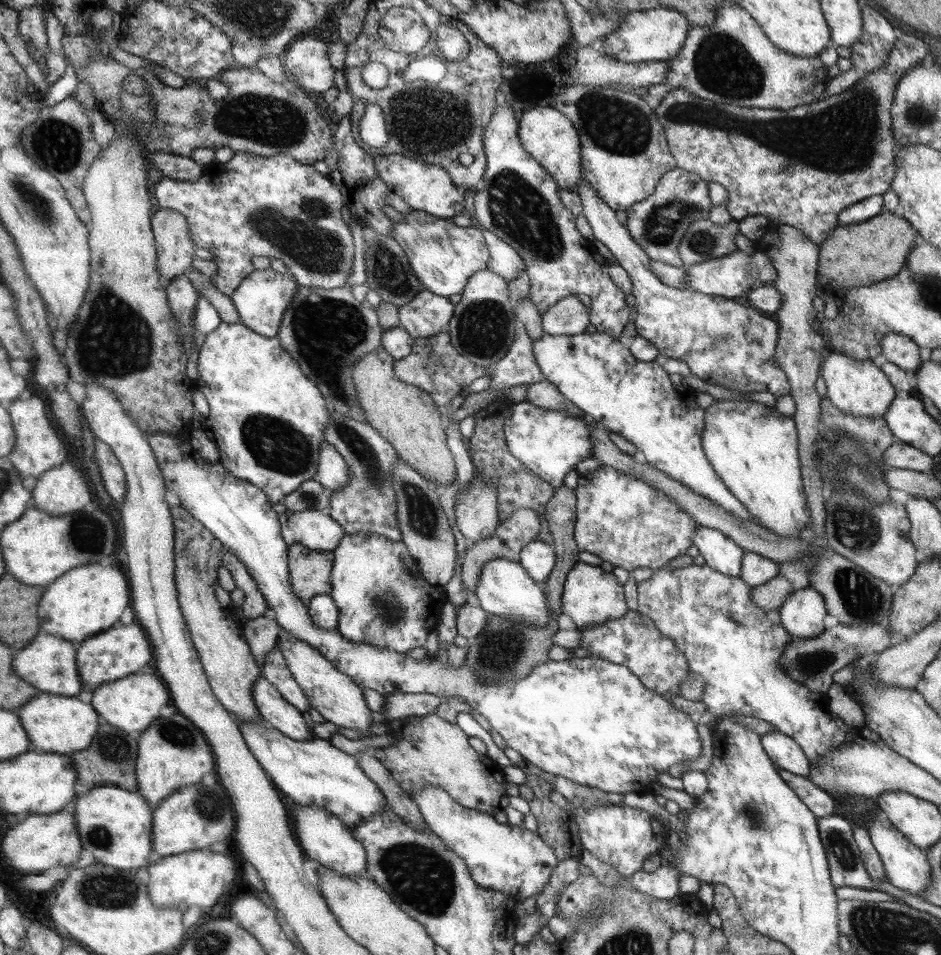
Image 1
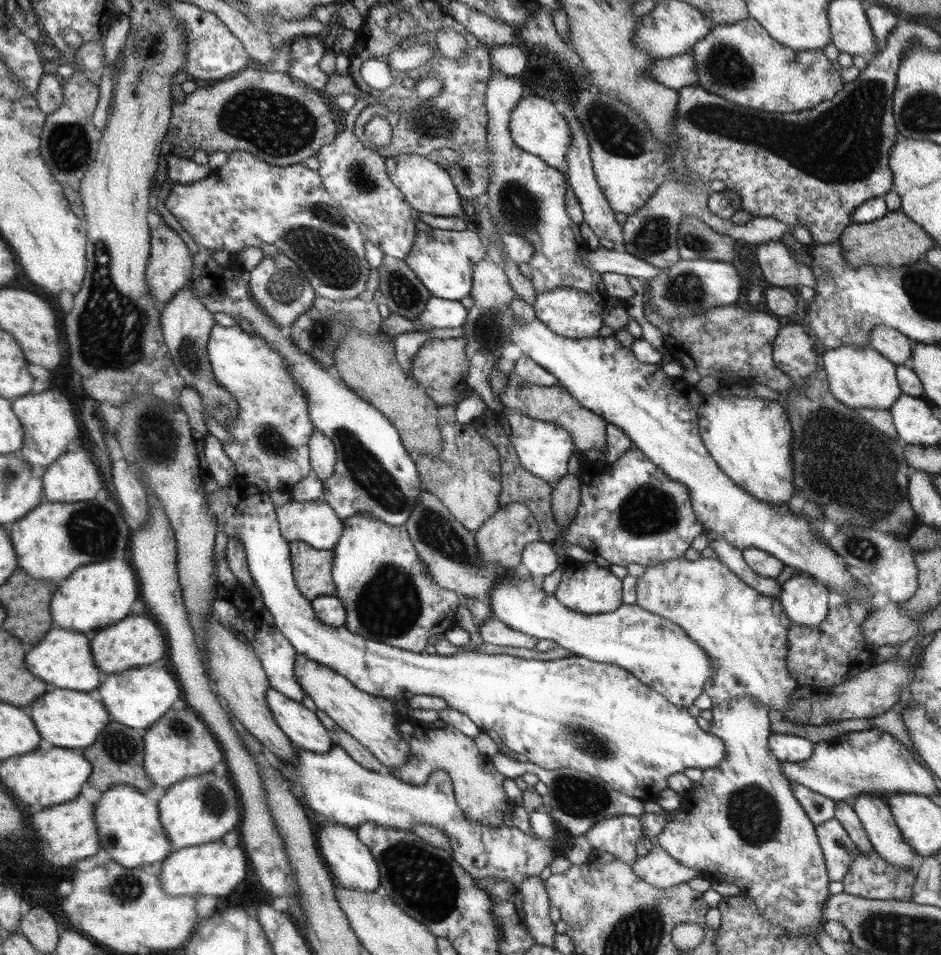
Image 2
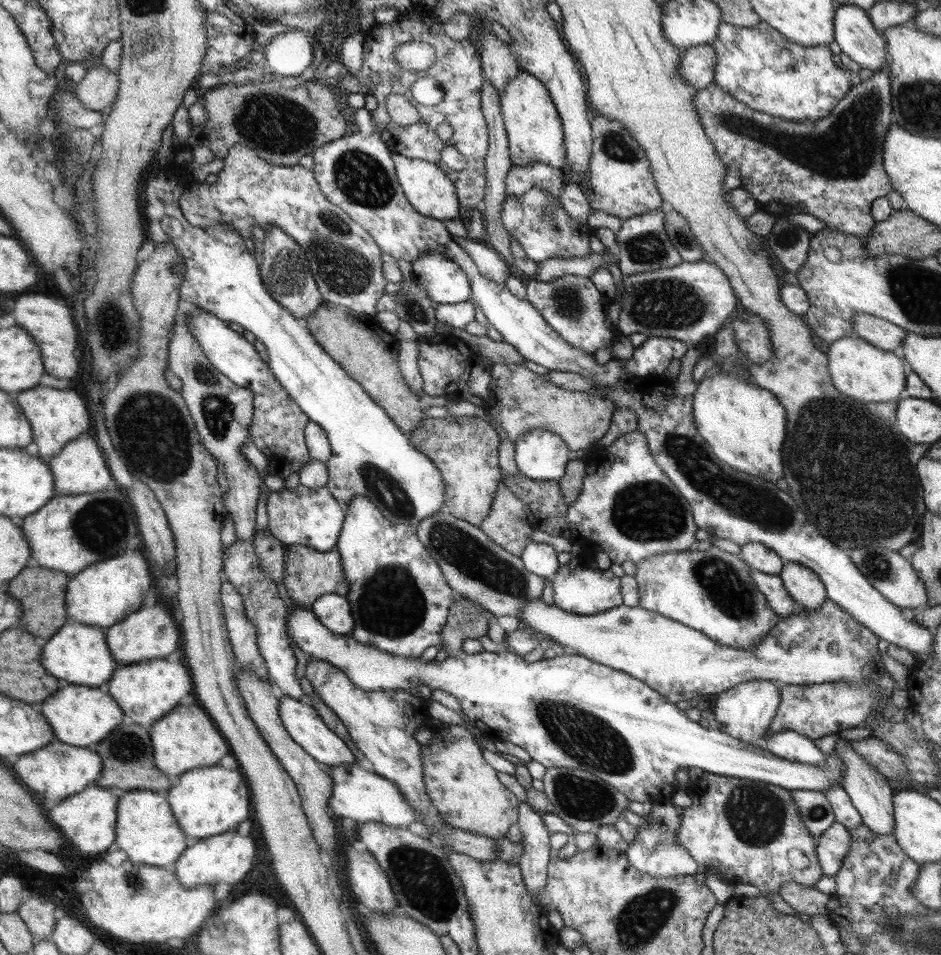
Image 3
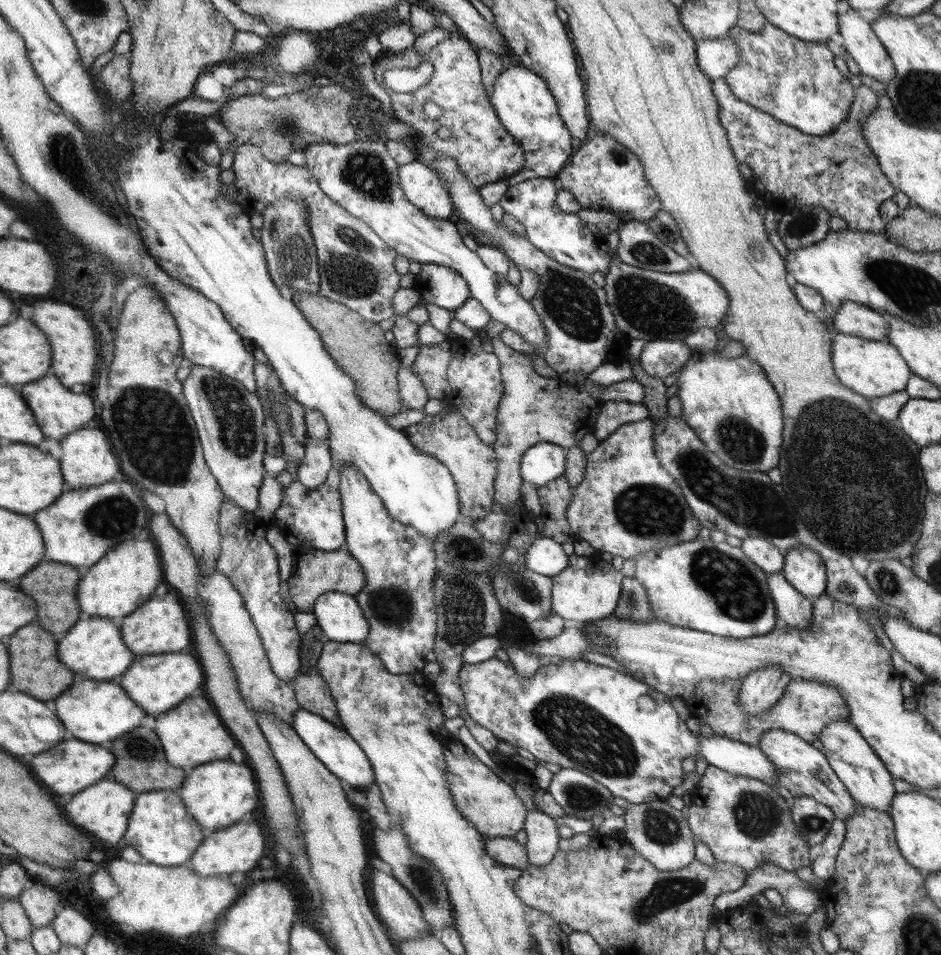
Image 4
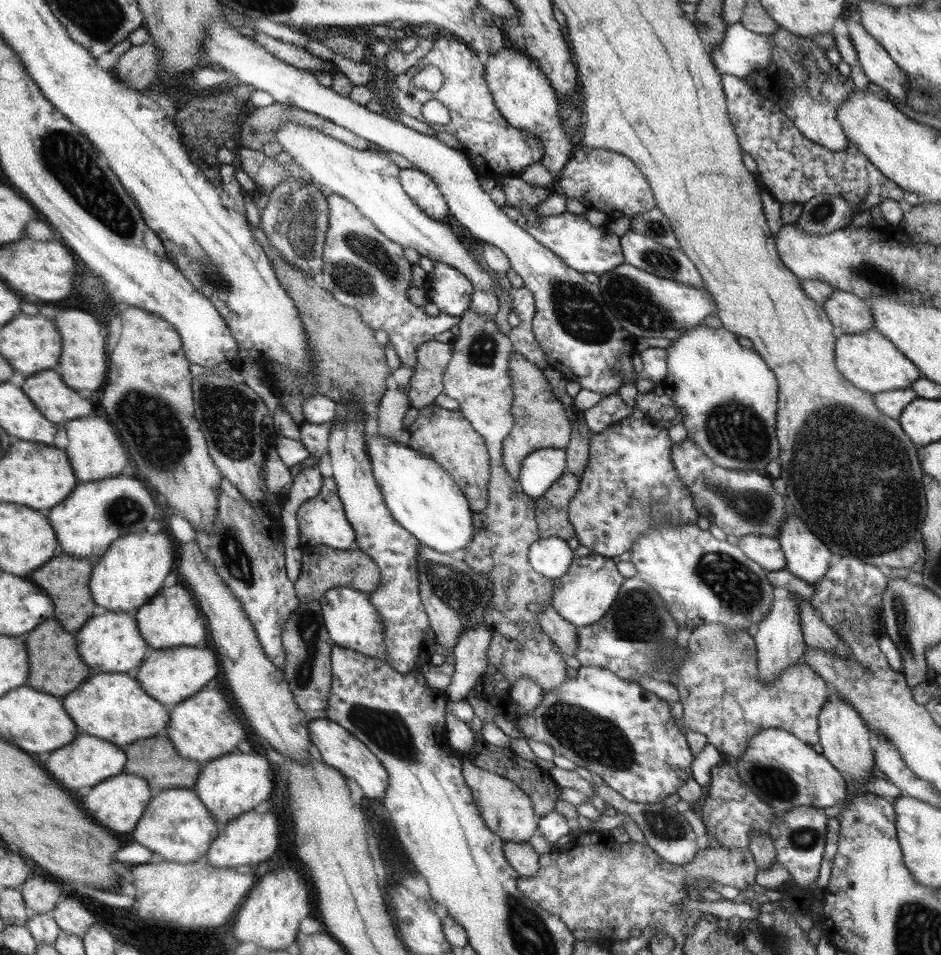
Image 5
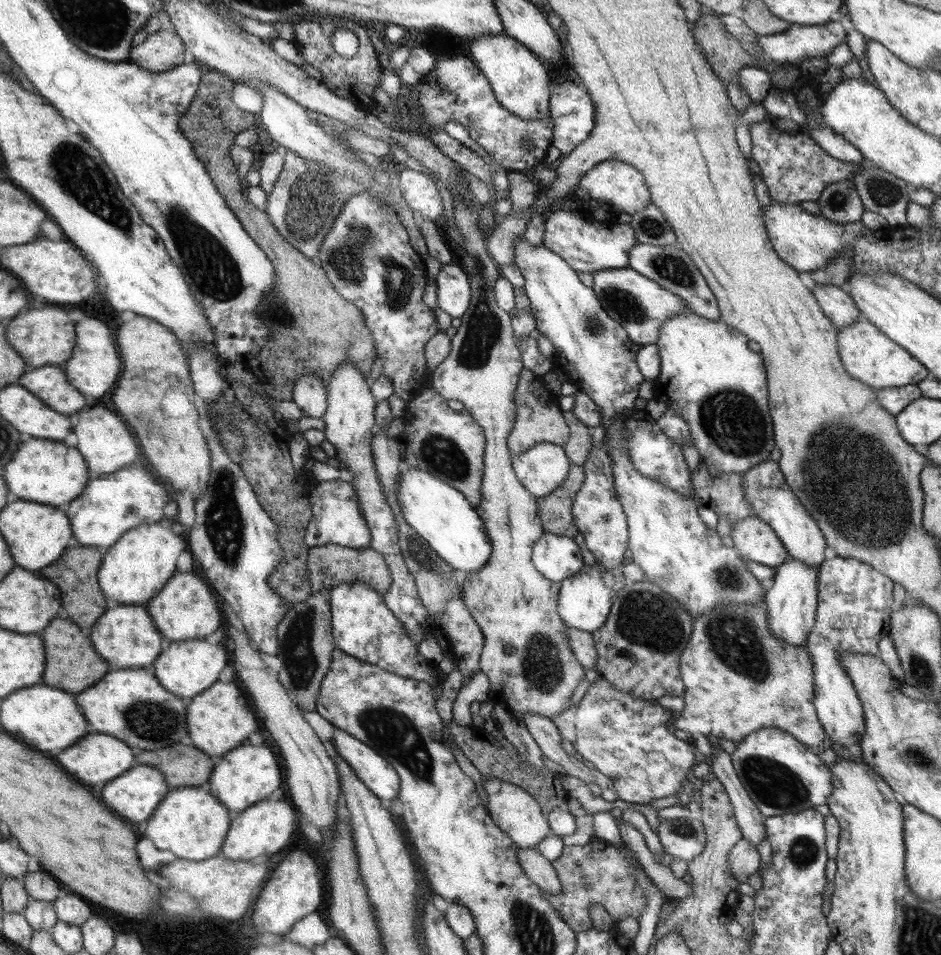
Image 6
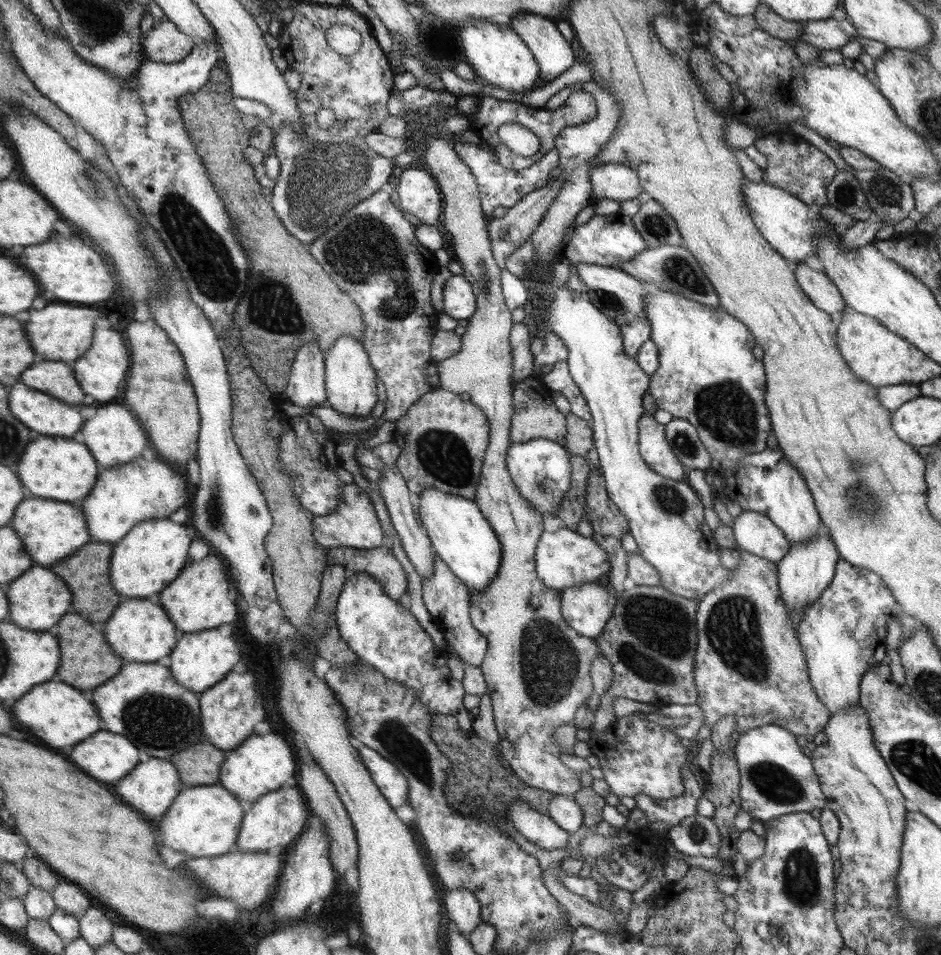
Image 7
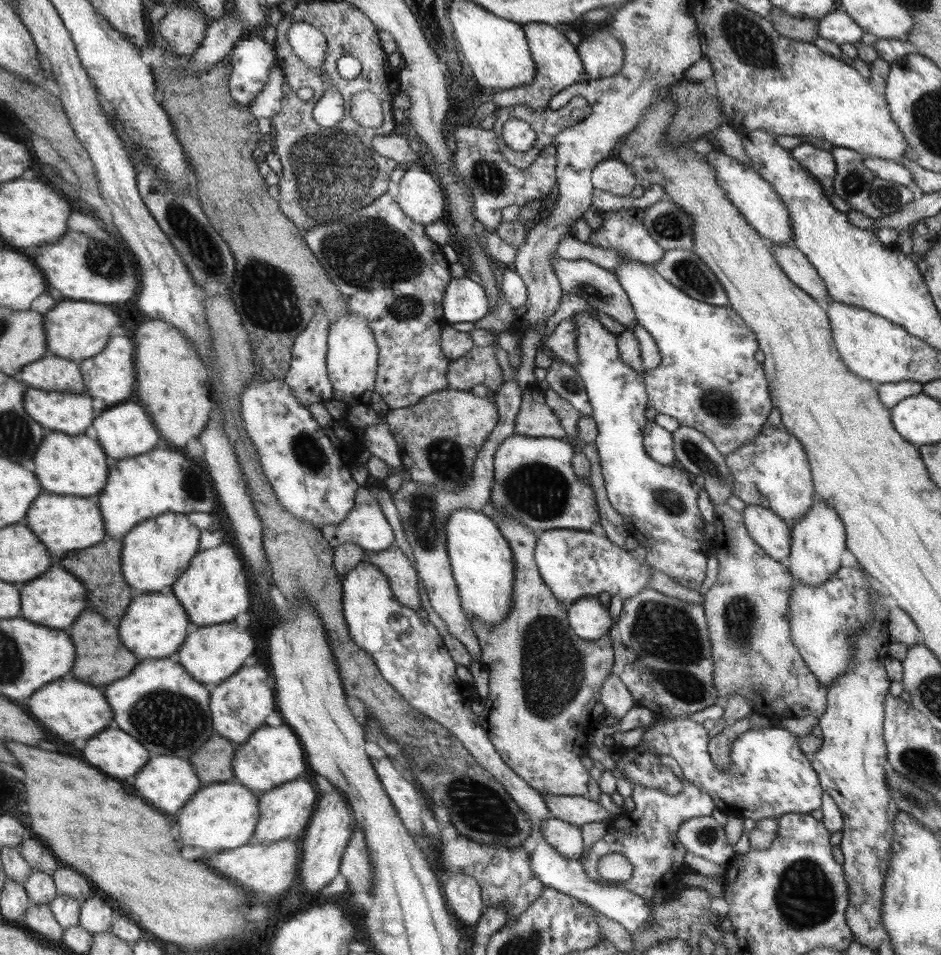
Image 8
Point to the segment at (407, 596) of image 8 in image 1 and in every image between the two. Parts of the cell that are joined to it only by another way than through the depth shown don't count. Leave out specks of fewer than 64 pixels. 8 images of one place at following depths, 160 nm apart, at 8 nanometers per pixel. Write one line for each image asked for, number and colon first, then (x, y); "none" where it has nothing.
1: (310, 570)
2: (312, 568)
3: (310, 574)
4: (315, 572)
5: (322, 568)
6: (330, 565)
7: (380, 563)

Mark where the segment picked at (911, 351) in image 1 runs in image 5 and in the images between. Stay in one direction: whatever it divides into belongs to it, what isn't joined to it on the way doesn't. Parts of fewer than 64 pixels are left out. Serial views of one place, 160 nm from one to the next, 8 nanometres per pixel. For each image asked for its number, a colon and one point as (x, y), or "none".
2: (896, 347)
3: (884, 335)
4: (852, 318)
5: (849, 314)

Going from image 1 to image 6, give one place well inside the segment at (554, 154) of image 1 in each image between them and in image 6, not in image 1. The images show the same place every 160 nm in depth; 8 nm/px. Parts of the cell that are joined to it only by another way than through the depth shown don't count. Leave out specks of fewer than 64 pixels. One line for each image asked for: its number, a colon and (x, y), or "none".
2: (536, 126)
3: (534, 129)
4: (524, 103)
5: (525, 96)
6: (517, 75)

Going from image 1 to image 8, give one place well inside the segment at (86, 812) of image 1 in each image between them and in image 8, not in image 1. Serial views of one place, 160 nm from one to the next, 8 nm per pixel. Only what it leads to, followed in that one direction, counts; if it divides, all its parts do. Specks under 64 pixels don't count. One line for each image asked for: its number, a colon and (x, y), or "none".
2: (130, 828)
3: (147, 830)
4: (161, 828)
5: (176, 824)
6: (190, 821)
7: (204, 821)
8: (222, 816)

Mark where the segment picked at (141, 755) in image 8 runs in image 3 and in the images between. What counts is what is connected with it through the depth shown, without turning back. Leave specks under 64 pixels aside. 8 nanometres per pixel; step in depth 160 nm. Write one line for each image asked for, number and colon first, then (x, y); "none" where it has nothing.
3: (49, 775)
4: (80, 764)
5: (88, 761)
6: (100, 758)
7: (109, 756)

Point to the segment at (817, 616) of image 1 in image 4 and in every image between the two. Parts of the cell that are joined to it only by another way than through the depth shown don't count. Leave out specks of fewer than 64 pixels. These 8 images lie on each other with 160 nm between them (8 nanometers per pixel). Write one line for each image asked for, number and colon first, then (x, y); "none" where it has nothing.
2: (804, 599)
3: (809, 593)
4: (803, 569)

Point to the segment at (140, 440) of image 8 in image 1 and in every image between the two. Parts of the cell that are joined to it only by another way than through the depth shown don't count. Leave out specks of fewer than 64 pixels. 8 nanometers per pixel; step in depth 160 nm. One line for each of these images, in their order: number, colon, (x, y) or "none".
1: (62, 490)
2: (74, 477)
3: (79, 469)
4: (88, 459)
5: (96, 451)
6: (107, 444)
7: (115, 436)

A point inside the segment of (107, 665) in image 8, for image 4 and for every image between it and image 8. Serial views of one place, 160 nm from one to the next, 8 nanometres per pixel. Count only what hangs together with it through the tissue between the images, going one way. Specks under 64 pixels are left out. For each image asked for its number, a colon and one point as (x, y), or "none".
4: (37, 670)
5: (57, 667)
6: (73, 664)
7: (88, 661)

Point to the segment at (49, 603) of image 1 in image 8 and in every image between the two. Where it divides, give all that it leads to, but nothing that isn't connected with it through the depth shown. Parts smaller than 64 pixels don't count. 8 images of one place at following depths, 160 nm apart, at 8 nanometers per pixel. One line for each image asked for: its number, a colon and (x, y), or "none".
2: (95, 596)
3: (105, 593)
4: (118, 585)
5: (128, 576)
6: (134, 571)
7: (149, 558)
8: (156, 554)

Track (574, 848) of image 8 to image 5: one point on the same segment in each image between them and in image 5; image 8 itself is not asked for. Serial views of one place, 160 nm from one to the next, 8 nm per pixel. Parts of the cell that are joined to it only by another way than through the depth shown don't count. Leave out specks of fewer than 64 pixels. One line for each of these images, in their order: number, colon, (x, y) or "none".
5: (508, 810)
6: (517, 812)
7: (541, 829)

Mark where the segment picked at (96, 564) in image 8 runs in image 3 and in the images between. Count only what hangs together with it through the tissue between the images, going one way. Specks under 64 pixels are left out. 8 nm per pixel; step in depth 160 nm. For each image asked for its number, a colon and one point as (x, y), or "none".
3: (42, 592)
4: (54, 585)
5: (66, 579)
6: (76, 573)
7: (87, 572)

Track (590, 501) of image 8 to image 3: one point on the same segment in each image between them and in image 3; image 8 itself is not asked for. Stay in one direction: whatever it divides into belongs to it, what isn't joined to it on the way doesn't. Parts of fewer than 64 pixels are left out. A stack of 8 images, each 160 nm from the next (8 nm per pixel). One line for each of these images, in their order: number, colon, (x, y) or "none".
3: (540, 454)
4: (544, 462)
5: (542, 468)
6: (542, 469)
7: (541, 469)

